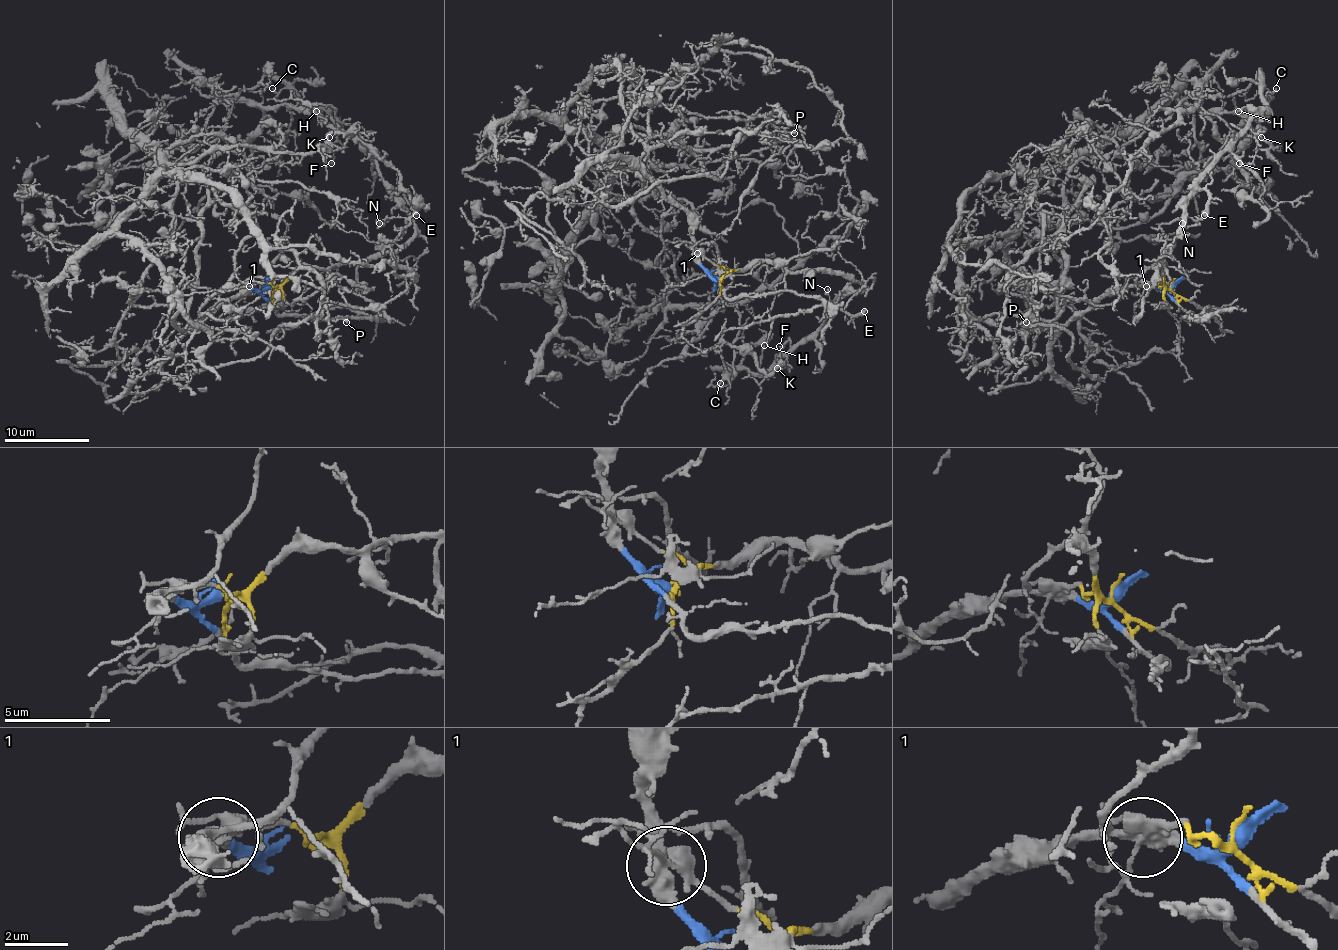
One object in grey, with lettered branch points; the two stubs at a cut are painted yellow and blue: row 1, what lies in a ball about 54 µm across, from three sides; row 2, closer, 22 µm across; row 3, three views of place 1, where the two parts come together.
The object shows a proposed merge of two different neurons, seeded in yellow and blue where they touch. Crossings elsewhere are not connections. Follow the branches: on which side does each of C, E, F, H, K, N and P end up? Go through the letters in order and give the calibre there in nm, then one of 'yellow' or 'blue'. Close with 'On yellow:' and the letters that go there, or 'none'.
C: calibre 150 nm; yellow
E: calibre 360 nm; yellow
F: calibre 120 nm; yellow
H: calibre 120 nm; yellow
K: calibre 120 nm; yellow
N: calibre 140 nm; yellow
P: calibre 170 nm; blue
On yellow: C, E, F, H, K, N

